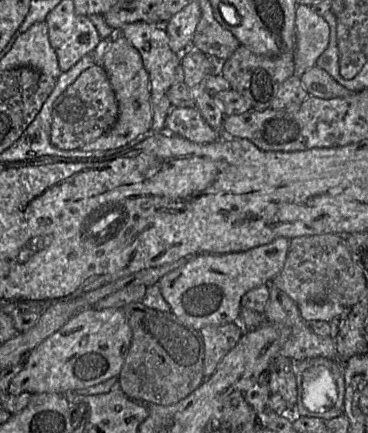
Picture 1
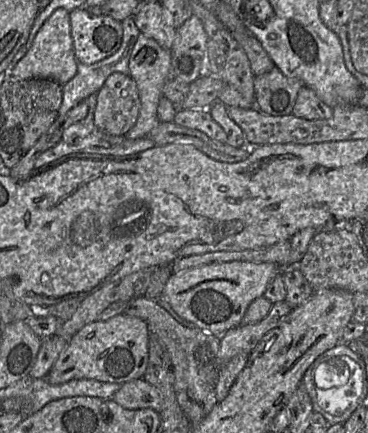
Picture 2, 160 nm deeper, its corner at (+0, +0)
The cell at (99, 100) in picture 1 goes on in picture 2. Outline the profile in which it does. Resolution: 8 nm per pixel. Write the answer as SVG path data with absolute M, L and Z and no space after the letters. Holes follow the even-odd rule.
M112 73L96 93L93 111L95 126L101 131L124 136L137 121L140 98L135 81L124 73Z

